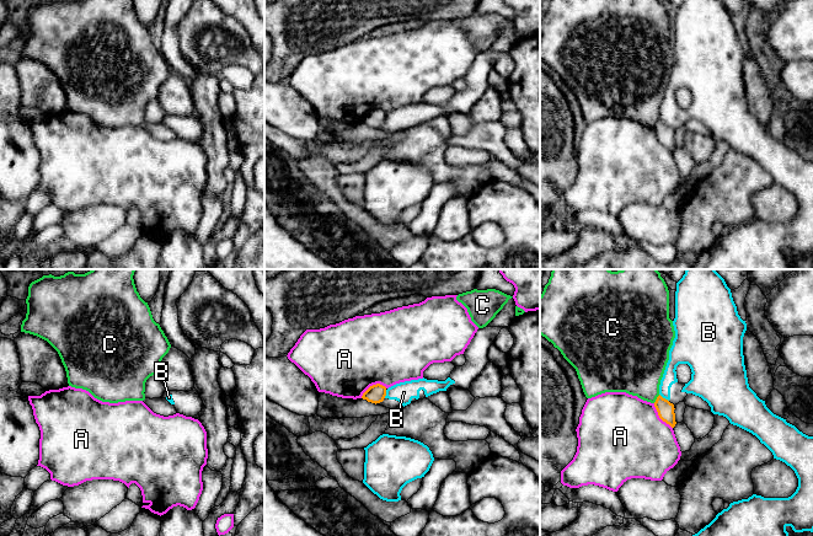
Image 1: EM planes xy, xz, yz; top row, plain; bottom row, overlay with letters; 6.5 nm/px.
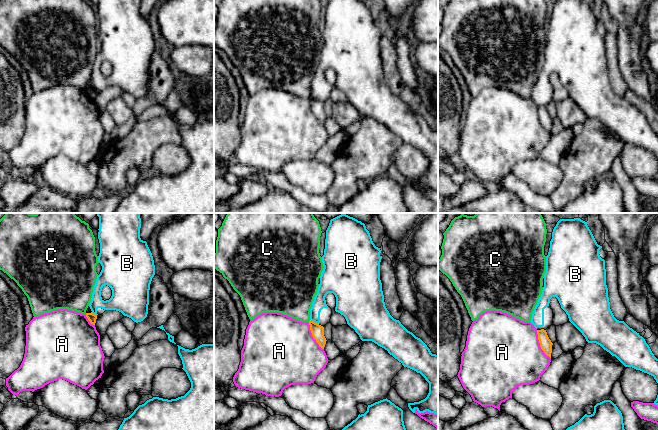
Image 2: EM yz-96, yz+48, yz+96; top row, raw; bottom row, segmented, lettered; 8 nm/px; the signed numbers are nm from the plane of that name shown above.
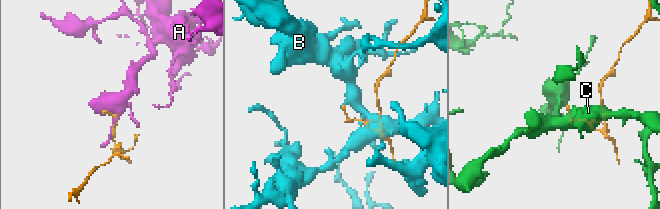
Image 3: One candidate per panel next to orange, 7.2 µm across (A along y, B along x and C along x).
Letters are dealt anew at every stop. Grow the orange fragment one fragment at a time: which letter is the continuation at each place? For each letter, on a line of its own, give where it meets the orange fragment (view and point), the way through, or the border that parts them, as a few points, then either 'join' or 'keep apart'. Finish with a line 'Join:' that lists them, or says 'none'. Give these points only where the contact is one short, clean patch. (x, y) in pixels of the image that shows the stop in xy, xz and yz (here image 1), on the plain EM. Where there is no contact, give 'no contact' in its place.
A: xz (373, 110) | keep apart
B: yz (664, 123) | keep apart
C: yz (657, 123) | along yz (659, 119), (653, 127) | keep apart
Join: none

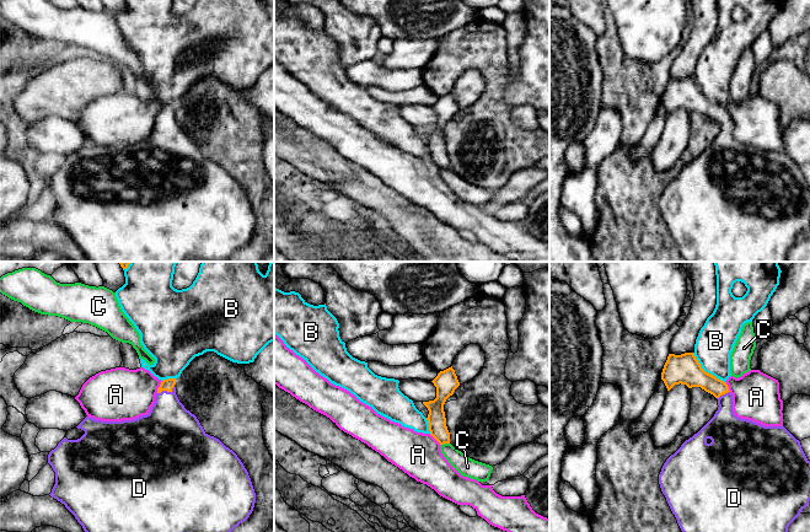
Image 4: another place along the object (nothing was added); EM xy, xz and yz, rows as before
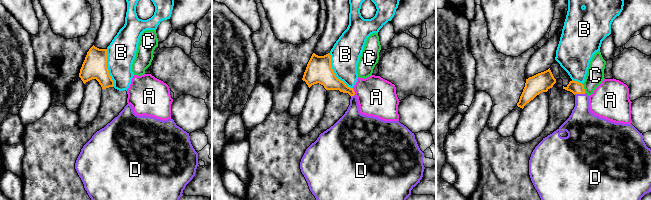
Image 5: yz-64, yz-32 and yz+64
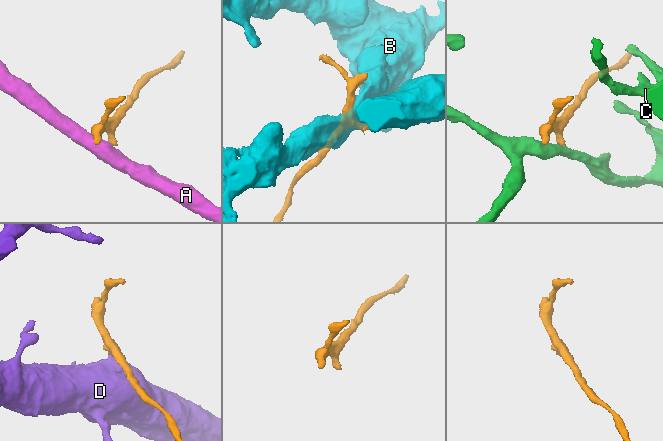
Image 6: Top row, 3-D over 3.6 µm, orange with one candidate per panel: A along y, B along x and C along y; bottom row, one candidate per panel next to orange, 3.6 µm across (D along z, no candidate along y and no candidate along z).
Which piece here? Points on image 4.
A: xy (159, 112) | along xy (162, 106), (156, 117) | keep apart
B: yz (704, 96) | keep apart
C: xz (444, 167) | along xz (449, 167), (440, 170) | keep apart
D: xy (166, 114) | across xy (166, 109), (166, 114), (169, 152) | join
Join: D

